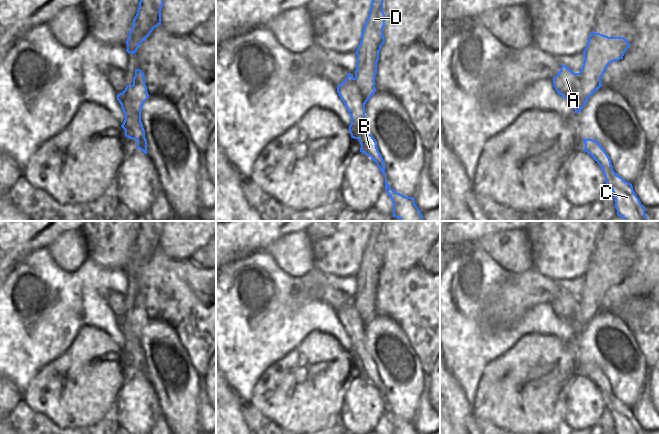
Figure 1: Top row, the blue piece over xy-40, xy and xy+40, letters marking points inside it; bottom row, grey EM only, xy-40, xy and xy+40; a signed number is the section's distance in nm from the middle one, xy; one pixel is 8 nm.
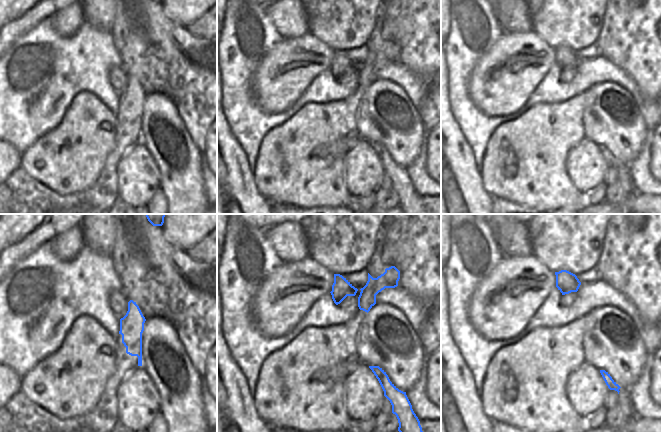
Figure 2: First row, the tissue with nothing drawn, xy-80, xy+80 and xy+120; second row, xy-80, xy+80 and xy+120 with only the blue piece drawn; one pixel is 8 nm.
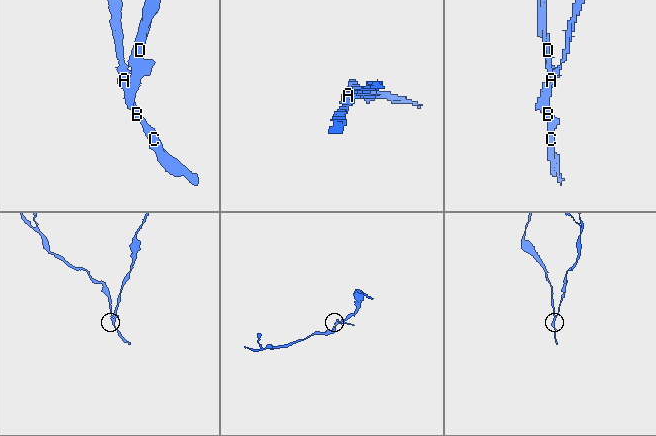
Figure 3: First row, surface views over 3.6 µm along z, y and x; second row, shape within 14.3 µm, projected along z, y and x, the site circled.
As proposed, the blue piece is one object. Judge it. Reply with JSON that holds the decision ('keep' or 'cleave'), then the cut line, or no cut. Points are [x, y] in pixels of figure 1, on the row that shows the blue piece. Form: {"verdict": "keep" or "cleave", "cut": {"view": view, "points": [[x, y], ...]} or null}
{"verdict": "cleave", "cut": {"view": "xy+40", "points": [[579, 72], [582, 93], [587, 98]]}}

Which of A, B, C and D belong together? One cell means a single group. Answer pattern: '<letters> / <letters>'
A B C / D

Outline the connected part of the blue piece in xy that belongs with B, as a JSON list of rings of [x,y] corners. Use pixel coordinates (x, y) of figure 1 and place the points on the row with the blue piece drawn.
[[[348,73],[347,78],[337,86],[337,92],[351,116],[349,126],[351,137],[359,140],[360,152],[368,155],[385,177],[385,162],[377,148],[377,142],[365,124],[365,104],[367,101],[357,86],[357,80],[351,76],[351,73]]]

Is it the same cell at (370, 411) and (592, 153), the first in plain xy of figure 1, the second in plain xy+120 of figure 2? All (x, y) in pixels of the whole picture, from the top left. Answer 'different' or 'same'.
same

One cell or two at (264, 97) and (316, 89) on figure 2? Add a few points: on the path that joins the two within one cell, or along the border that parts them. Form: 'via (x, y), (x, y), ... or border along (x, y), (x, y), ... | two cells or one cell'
border along (319, 73), (288, 108) | two cells

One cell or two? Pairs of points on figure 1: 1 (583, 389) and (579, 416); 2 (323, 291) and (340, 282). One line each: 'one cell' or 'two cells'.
1: one cell
2: two cells

